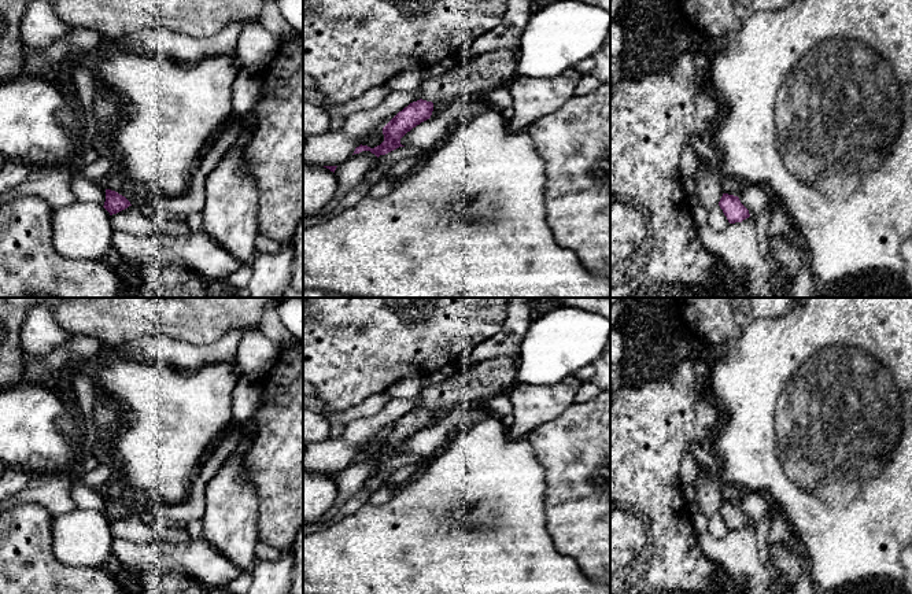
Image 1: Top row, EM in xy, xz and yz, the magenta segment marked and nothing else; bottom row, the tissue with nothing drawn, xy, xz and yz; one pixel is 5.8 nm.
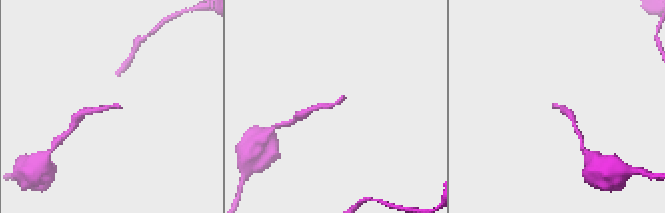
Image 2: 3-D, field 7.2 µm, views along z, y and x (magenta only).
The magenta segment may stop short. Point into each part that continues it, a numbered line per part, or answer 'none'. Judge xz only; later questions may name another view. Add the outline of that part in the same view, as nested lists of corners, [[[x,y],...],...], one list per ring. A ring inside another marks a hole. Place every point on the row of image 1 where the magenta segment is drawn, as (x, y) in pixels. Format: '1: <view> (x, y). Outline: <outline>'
none

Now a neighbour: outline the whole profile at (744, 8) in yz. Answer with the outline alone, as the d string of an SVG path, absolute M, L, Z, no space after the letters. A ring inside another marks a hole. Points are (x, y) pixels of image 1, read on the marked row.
M732 0L735 14L743 21L760 11L779 11L794 0Z

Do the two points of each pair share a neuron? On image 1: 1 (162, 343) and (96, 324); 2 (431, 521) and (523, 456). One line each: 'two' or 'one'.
1: two
2: one

